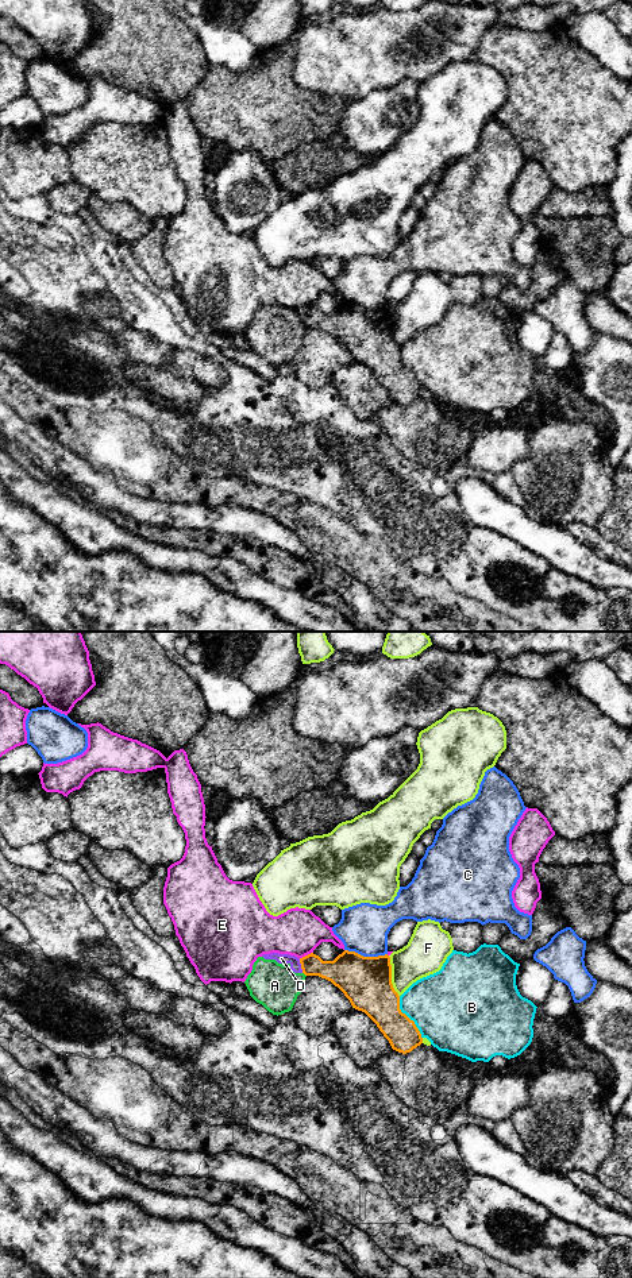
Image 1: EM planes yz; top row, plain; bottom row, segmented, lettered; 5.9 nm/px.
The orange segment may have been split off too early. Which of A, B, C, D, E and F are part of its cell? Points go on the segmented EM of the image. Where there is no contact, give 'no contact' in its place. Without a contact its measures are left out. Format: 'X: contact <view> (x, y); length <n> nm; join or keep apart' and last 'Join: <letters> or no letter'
A: contact yz (304, 973); length 40 nm; keep apart
B: contact yz (407, 1016); length 300 nm; keep apart
C: contact yz (366, 957); length 260 nm; keep apart
D: contact yz (301, 965); length 90 nm; keep apart
E: contact yz (305, 956); length 90 nm; keep apart
F: contact yz (390, 976); length 260 nm; keep apart
Join: no letter

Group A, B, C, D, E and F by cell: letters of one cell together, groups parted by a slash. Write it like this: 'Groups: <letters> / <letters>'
Groups: A D / B / C / E / F

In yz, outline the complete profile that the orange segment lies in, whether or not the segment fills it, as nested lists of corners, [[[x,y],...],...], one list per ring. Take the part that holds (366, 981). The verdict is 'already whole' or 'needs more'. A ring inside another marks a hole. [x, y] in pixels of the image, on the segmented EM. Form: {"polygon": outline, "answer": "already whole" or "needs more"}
{"polygon": [[[344,950],[334,961],[323,961],[311,953],[300,958],[300,964],[305,976],[319,976],[338,987],[350,1000],[352,1008],[365,1012],[377,1024],[393,1050],[406,1054],[423,1043],[415,1022],[400,1009],[400,996],[392,984],[392,965],[388,954],[363,957],[355,951]]], "answer": "already whole"}

